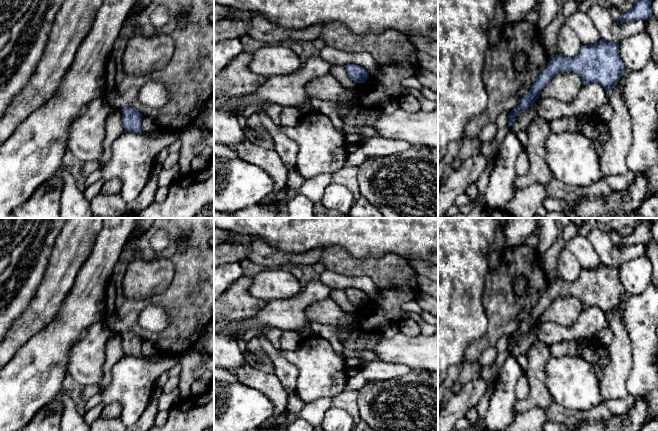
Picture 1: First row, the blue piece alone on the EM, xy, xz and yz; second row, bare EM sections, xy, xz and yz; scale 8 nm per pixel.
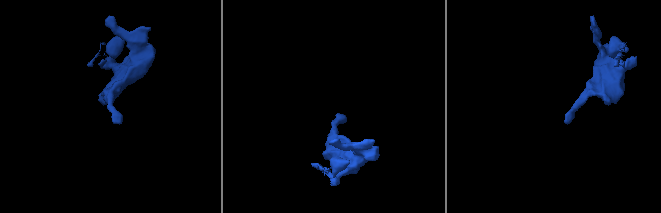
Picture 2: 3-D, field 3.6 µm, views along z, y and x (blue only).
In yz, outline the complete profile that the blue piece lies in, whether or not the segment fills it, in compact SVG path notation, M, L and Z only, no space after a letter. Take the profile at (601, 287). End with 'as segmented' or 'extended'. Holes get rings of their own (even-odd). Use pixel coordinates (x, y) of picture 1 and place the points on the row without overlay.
M601 263L596 269L582 269L574 282L564 281L560 277L549 283L546 292L540 297L529 316L520 322L516 332L509 337L507 351L513 349L517 337L534 330L541 315L559 296L576 297L581 301L583 309L599 307L610 317L627 295L619 278L619 267Z; as segmented

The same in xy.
M124 332L122 335L122 347L125 356L142 356L142 338L134 332Z; as segmented

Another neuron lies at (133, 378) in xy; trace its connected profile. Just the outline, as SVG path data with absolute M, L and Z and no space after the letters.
M162 352L161 359L156 363L143 355L139 357L123 356L112 367L112 383L103 391L102 403L106 406L113 403L120 404L122 407L120 418L124 426L132 426L139 420L149 404L158 377L178 364L182 355L183 353Z

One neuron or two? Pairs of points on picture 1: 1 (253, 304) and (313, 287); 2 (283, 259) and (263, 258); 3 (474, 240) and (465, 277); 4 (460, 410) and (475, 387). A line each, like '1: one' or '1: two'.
1: two
2: one
3: one
4: one

